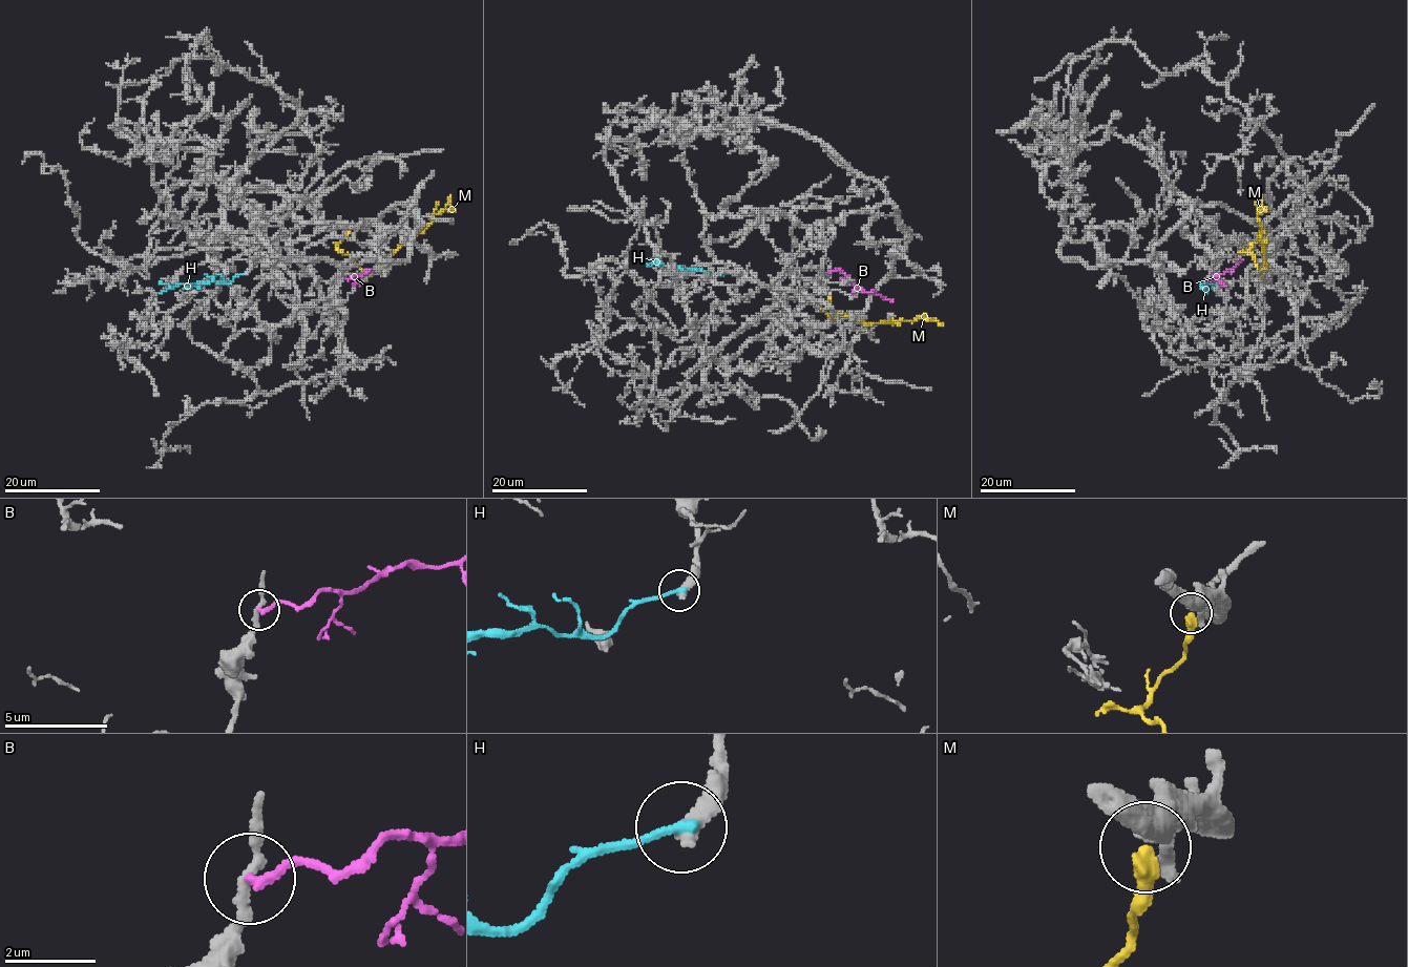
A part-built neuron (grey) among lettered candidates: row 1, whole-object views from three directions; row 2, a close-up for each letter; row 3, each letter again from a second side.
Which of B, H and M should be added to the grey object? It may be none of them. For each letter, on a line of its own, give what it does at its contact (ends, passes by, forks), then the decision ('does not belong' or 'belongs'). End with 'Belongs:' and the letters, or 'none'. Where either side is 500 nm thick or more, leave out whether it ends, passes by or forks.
B: it ends | does not belong
H: it ends | does not belong
M: it ends | does not belong
Belongs: none

